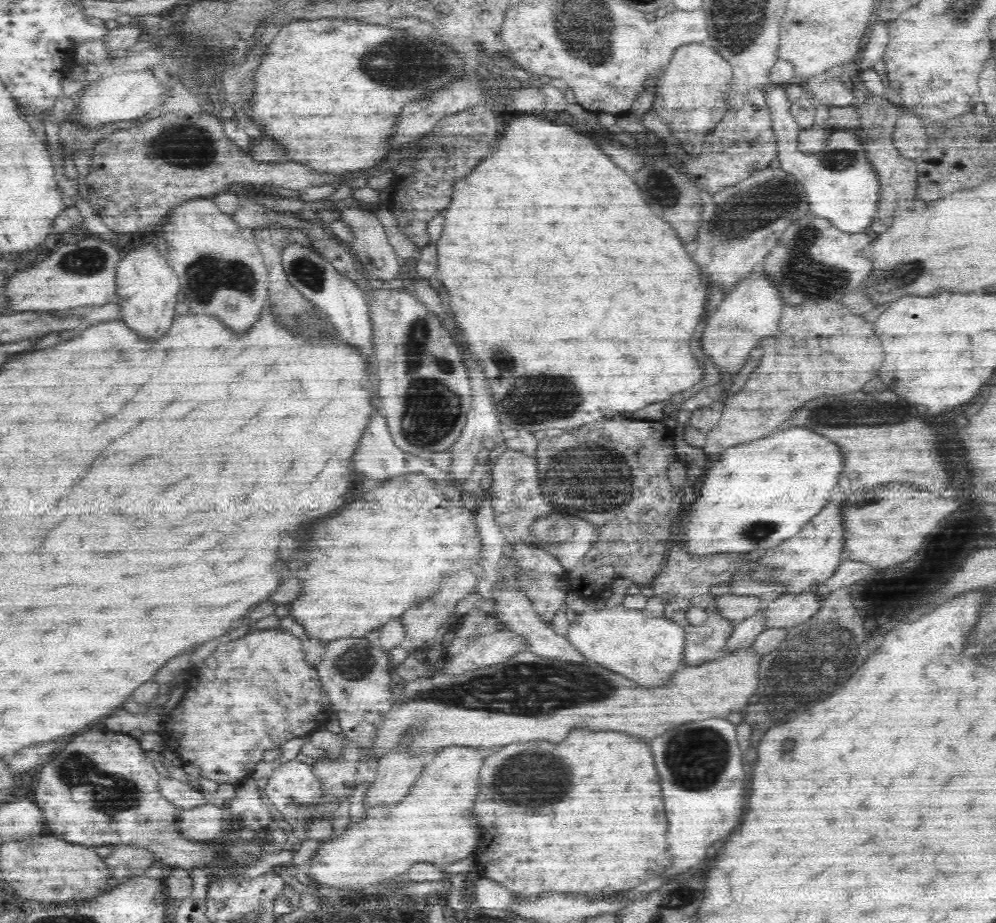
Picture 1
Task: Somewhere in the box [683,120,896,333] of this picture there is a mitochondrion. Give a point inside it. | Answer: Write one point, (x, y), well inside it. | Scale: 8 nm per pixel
(739, 215)

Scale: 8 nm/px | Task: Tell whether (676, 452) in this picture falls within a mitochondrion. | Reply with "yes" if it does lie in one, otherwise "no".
no

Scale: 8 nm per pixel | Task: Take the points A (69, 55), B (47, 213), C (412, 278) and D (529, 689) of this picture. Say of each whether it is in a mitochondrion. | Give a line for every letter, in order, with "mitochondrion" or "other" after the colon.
A: other
B: other
C: other
D: mitochondrion

